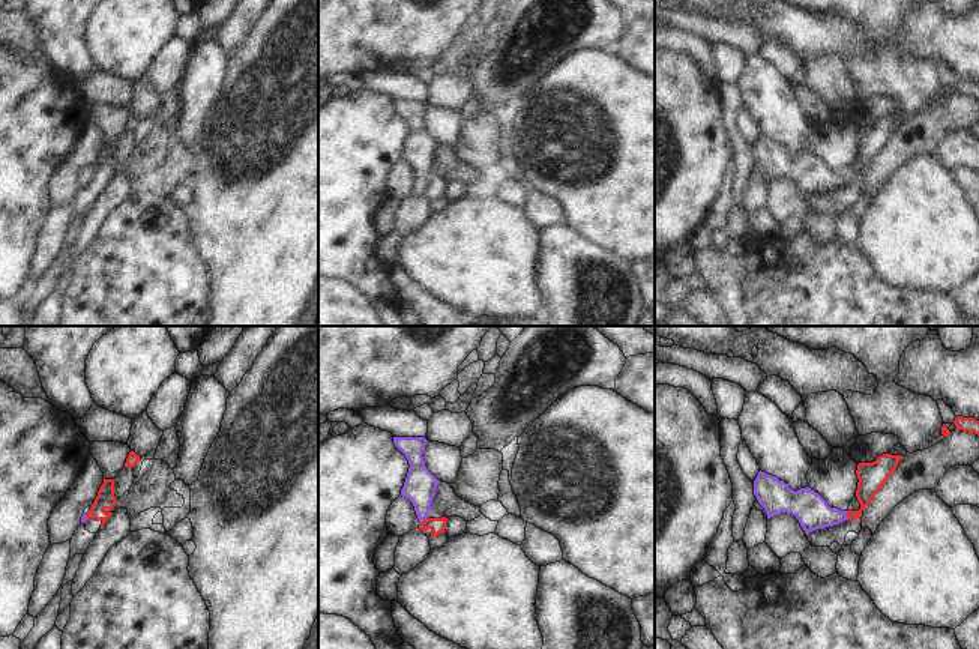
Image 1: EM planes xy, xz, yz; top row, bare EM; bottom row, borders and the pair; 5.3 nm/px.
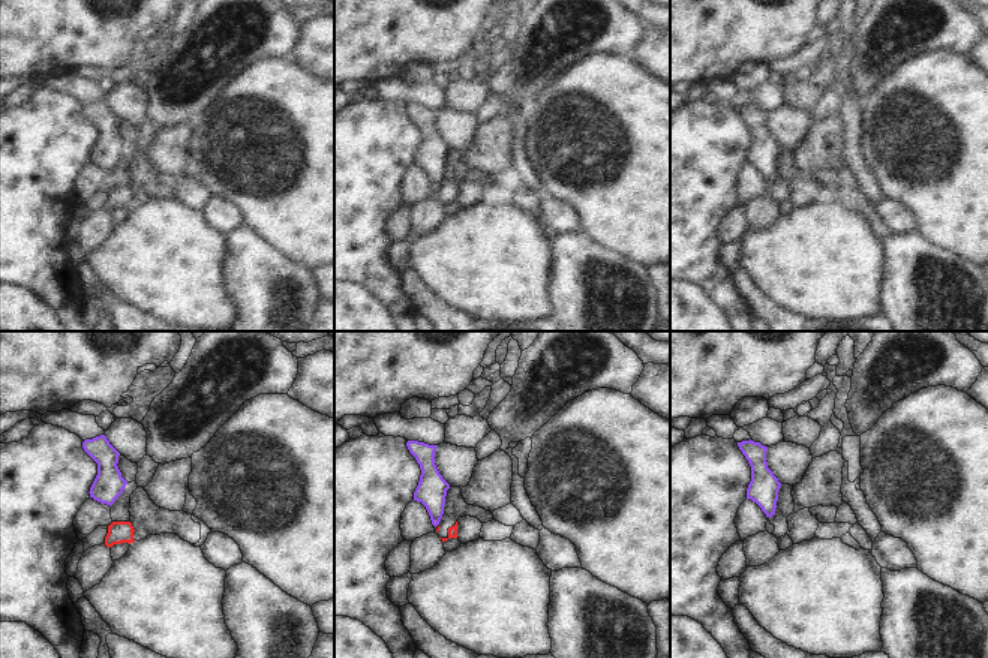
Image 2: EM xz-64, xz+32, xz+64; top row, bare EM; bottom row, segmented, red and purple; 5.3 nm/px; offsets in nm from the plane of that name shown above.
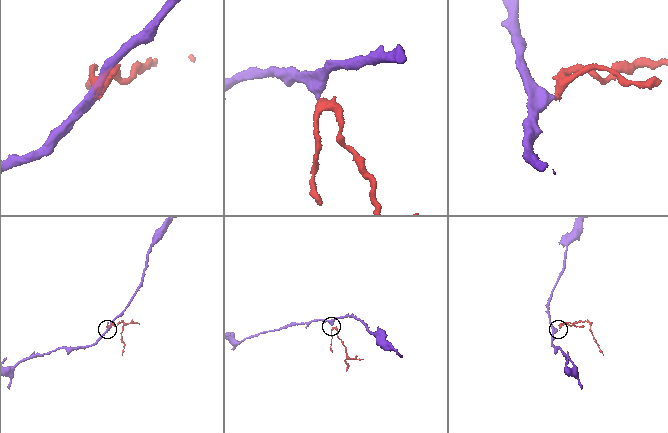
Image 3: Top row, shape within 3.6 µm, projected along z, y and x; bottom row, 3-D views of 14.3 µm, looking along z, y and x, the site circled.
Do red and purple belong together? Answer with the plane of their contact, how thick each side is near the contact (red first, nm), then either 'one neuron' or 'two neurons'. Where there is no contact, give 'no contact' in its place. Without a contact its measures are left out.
yz | 150/180 nm | two neurons

